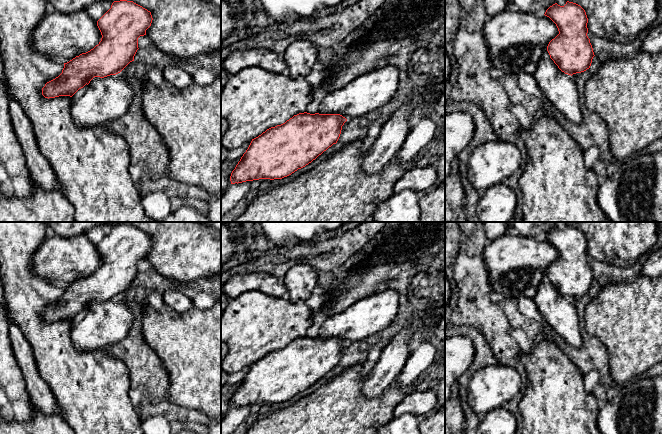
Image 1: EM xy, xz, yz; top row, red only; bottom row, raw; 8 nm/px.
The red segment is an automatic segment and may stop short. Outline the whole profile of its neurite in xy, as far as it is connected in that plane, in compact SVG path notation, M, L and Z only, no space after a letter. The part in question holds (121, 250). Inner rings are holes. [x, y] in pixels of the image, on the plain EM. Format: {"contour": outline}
{"contour": "M114 225L111 232L97 245L102 262L98 269L86 277L76 280L64 287L62 297L55 303L47 306L42 312L45 322L59 320L72 321L79 313L88 309L94 301L104 302L120 297L130 286L138 272L138 262L146 259L146 254L152 247L151 236L133 225Z"}

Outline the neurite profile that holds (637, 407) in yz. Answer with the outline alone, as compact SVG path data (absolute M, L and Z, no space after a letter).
M662 376L638 377L620 386L612 399L600 405L597 426L602 434L662 434Z

